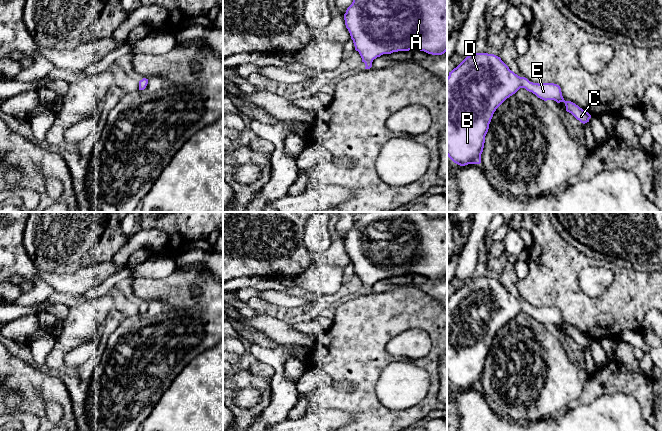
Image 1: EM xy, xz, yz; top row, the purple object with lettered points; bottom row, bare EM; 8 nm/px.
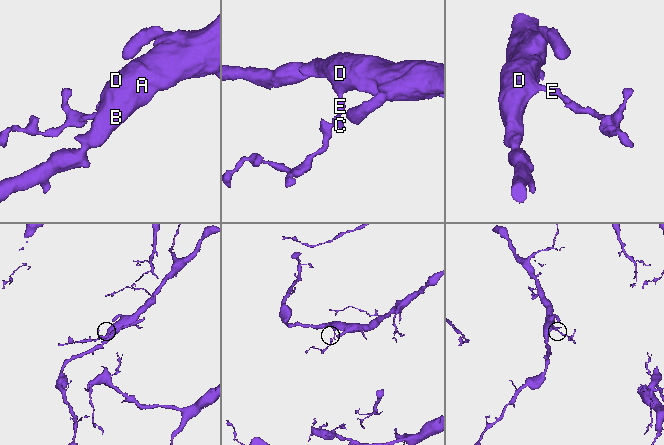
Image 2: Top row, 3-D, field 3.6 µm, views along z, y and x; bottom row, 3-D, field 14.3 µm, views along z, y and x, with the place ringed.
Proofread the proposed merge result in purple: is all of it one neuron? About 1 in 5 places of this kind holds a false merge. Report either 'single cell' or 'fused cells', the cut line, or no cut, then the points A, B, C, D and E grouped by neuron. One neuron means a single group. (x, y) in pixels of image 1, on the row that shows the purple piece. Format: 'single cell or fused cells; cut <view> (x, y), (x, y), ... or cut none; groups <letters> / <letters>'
single cell; cut none; groups A B C D E

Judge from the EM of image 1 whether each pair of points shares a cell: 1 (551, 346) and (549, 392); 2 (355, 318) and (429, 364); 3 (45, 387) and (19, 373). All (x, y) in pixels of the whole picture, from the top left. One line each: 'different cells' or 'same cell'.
1: same cell
2: same cell
3: same cell

